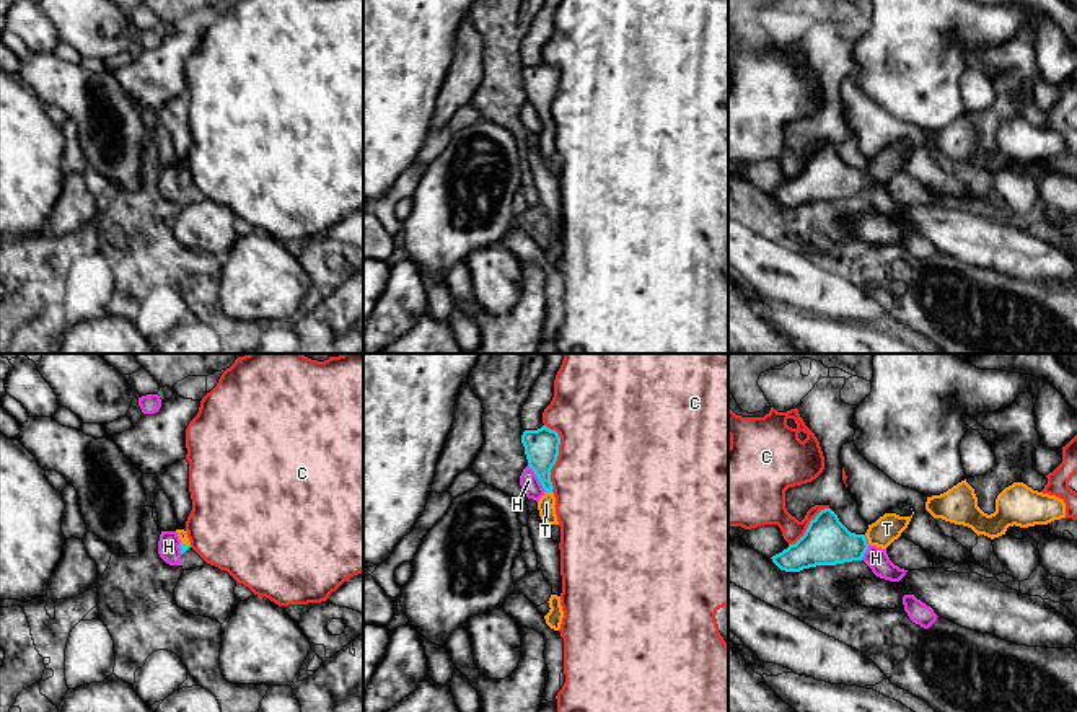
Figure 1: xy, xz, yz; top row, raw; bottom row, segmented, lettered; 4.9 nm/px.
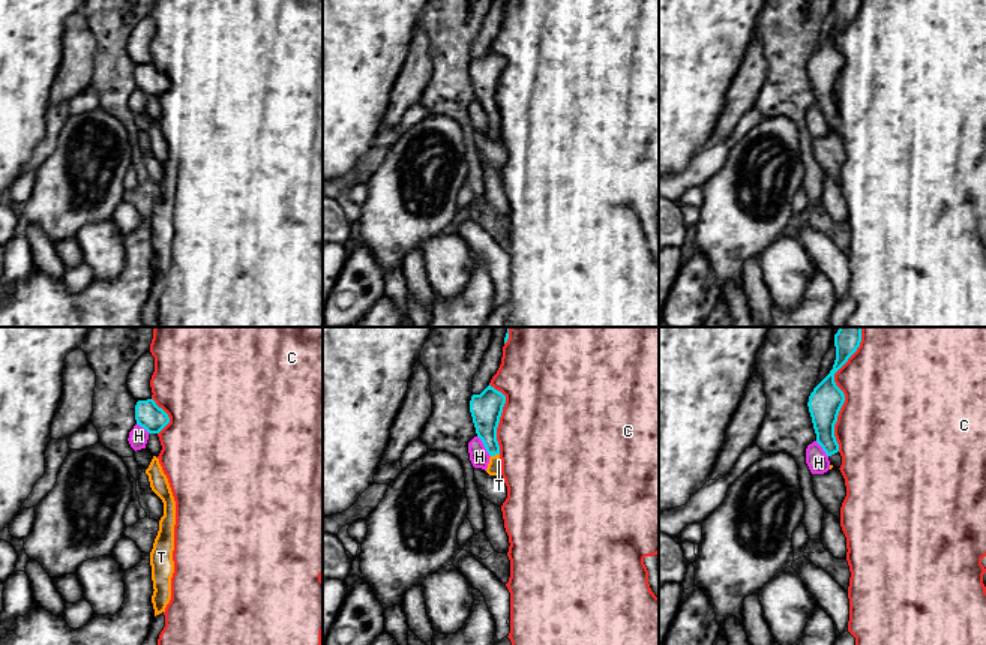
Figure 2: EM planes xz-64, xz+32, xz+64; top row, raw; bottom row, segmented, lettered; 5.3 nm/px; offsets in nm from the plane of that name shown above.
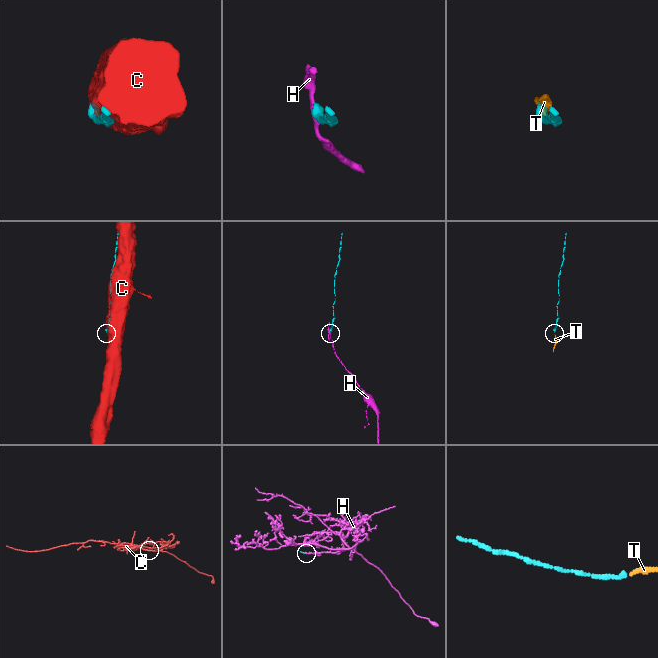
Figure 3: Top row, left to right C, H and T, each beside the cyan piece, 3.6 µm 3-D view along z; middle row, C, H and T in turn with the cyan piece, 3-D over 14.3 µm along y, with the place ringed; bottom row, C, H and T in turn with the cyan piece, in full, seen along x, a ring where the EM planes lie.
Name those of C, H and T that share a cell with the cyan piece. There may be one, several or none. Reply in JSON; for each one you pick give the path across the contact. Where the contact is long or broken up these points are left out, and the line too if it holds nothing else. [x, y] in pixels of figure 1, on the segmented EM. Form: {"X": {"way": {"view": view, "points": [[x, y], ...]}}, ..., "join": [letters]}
{"T": {"way": {"view": "xz", "points": [[541, 447], [541, 470], [549, 491], [546, 504]]}}, "join": ["T"]}

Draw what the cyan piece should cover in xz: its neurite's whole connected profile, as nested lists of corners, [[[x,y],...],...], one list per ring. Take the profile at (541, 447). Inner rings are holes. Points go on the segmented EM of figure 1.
[[[543,425],[538,430],[525,430],[521,435],[528,466],[538,476],[544,495],[538,502],[539,516],[547,525],[559,525],[556,515],[556,497],[552,492],[551,469],[559,456],[560,437],[556,430]]]

